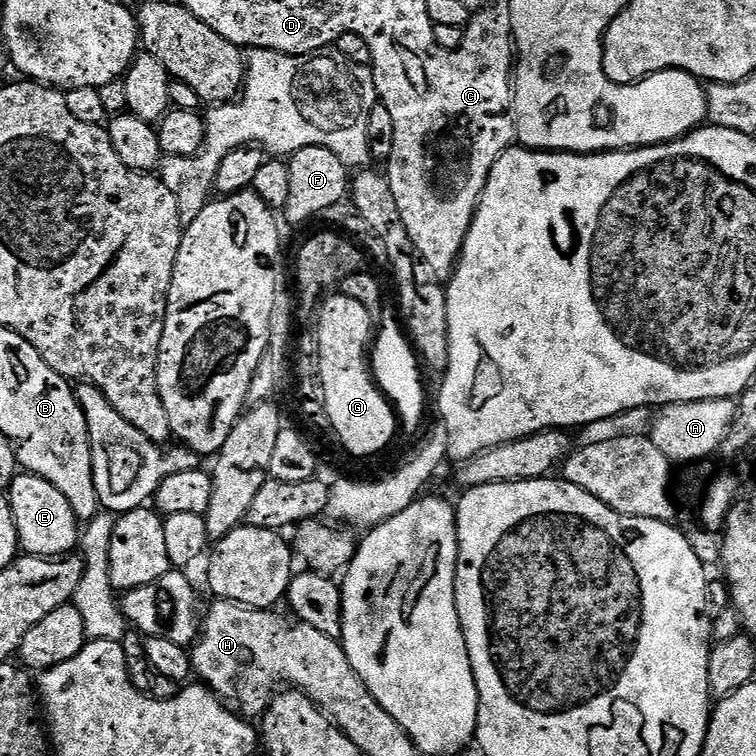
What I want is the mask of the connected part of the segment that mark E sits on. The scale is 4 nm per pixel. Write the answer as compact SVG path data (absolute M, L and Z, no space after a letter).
M31 474L17 475L10 489L10 499L20 546L27 555L63 558L77 547L78 521L74 510L50 482Z

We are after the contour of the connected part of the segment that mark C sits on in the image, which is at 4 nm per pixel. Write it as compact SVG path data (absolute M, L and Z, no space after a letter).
M489 6L481 8L471 17L470 23L463 29L461 44L454 50L442 49L437 42L428 44L428 52L384 52L384 44L376 44L376 40L364 40L370 50L369 65L374 78L374 86L379 103L390 110L390 119L394 122L394 146L386 161L386 175L390 182L390 191L394 194L394 202L402 213L402 223L406 225L406 234L410 234L410 242L414 242L416 256L427 266L433 277L451 277L456 270L456 261L464 248L464 239L476 217L476 206L480 203L480 195L488 181L494 162L508 149L514 140L514 117L512 114L512 94L514 91L514 41L512 39L512 23L508 17L507 7Z

